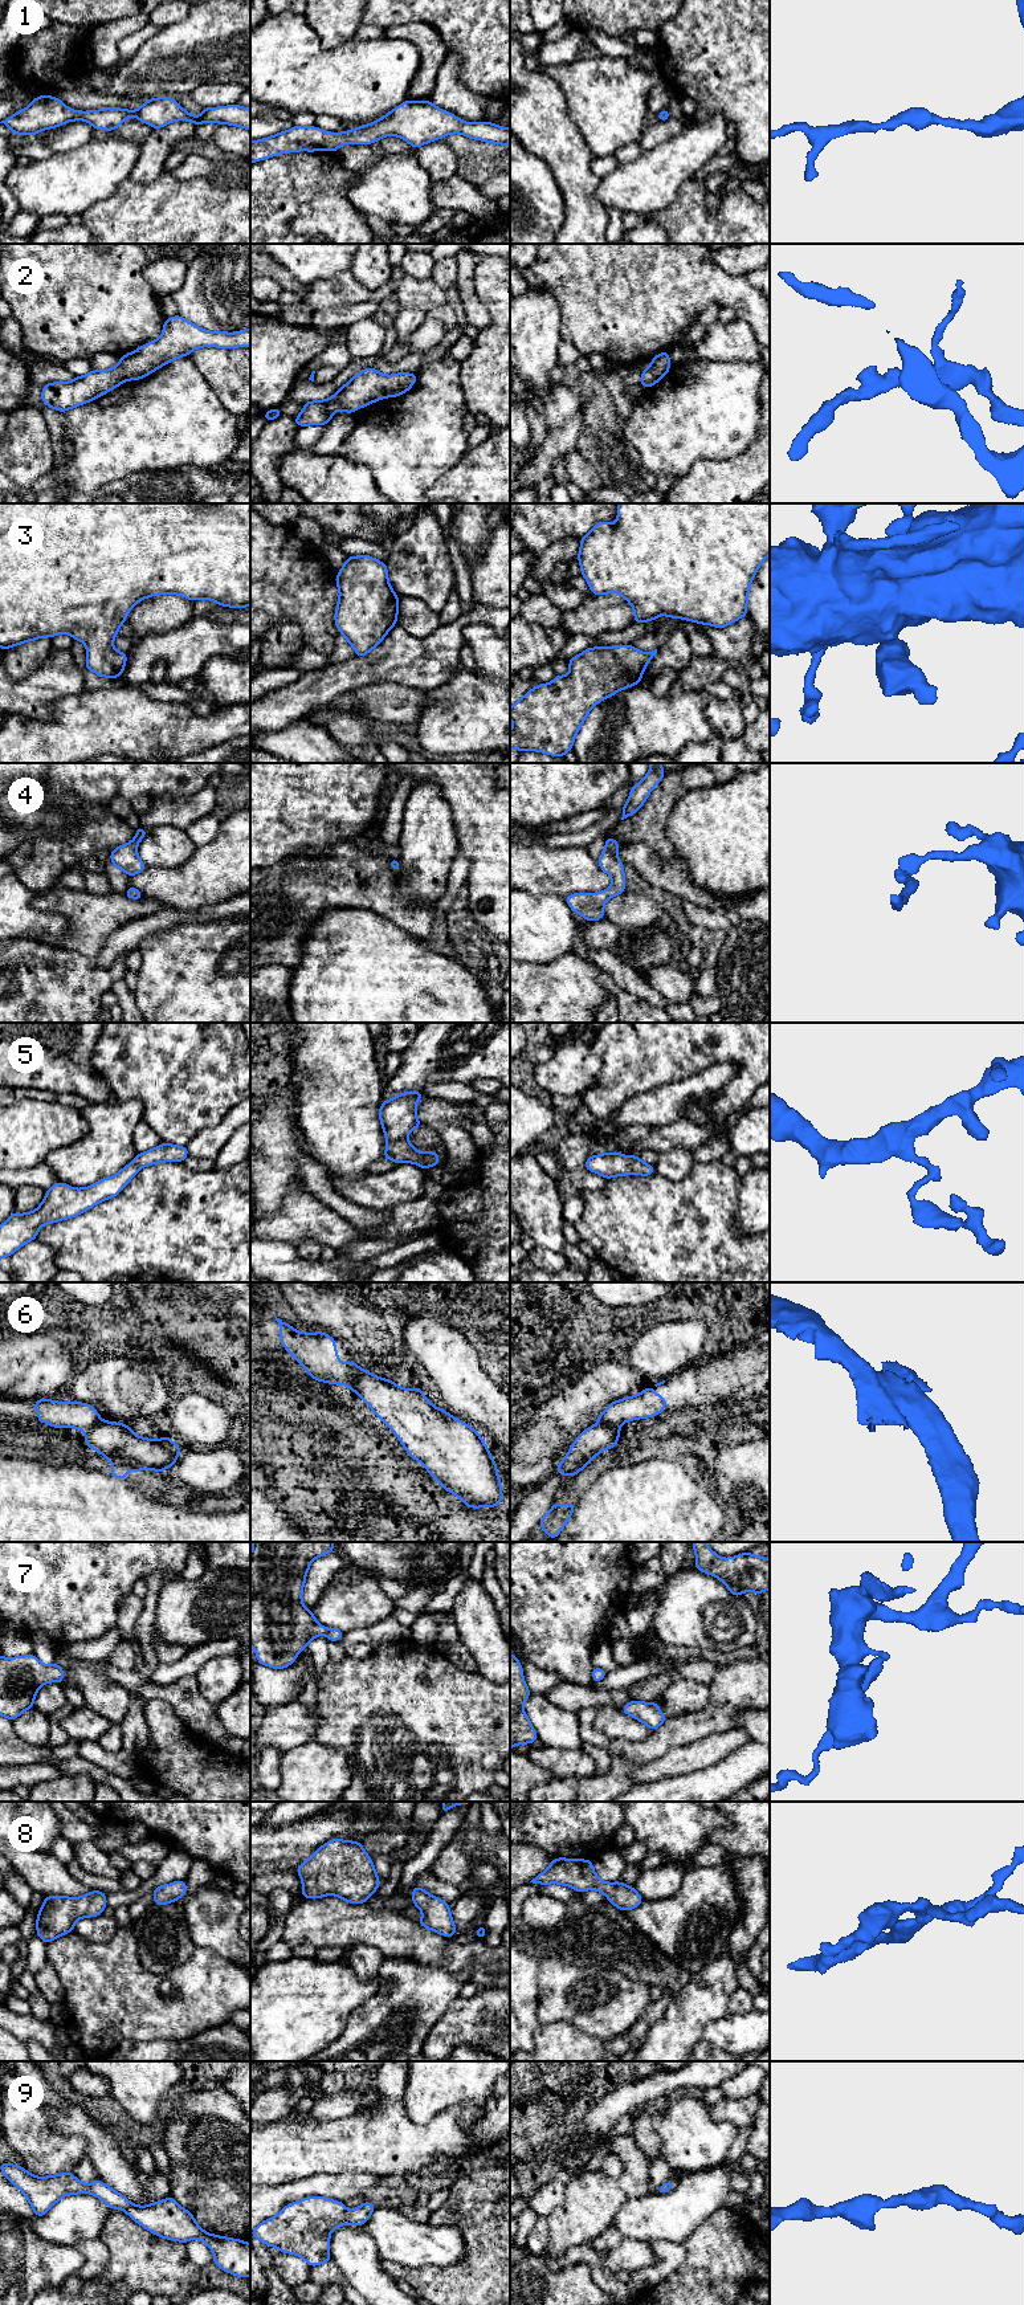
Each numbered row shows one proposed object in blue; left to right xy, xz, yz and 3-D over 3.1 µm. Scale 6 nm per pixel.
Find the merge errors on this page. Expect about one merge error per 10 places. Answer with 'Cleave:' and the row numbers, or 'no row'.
Cleave: 6

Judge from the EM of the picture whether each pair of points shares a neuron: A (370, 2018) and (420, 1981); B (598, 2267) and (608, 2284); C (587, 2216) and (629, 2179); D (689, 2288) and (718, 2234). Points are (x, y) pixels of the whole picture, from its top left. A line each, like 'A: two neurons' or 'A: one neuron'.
A: one neuron
B: one neuron
C: two neurons
D: one neuron

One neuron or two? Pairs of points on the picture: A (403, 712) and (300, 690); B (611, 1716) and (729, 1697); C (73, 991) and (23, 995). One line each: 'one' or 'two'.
A: two
B: two
C: one

